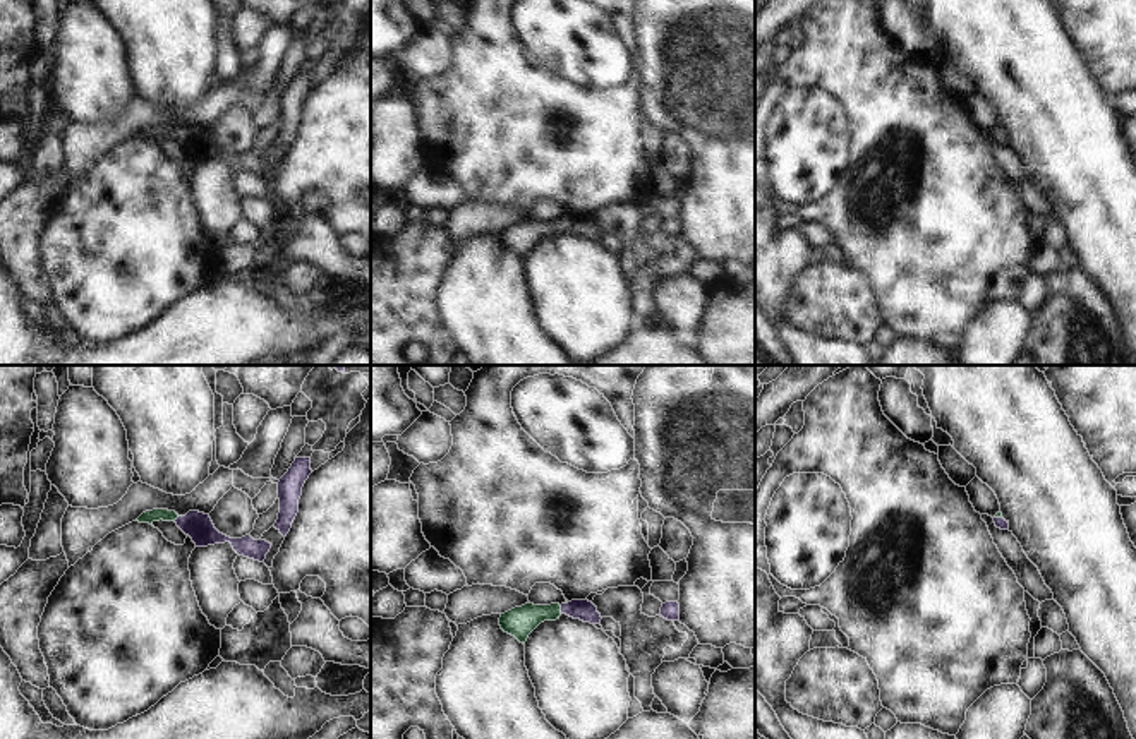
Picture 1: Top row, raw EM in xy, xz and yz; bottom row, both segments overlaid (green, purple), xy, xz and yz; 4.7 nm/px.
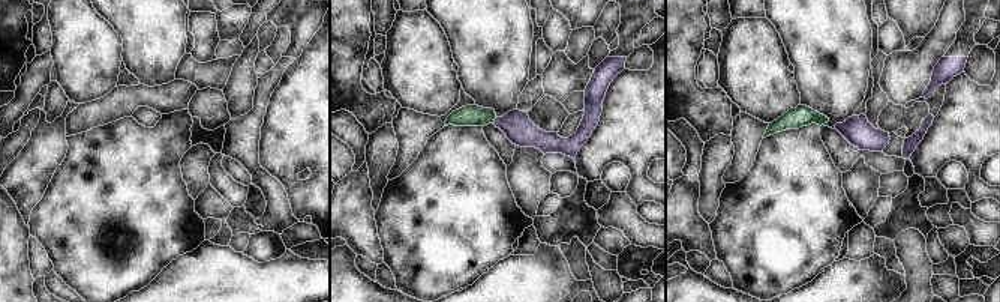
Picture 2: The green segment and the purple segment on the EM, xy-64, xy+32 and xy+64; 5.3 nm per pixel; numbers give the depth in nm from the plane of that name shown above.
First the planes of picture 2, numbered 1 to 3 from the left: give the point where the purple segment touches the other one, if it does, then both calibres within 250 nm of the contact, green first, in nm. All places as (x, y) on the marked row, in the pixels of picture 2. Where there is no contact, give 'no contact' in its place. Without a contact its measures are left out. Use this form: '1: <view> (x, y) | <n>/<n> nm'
1: no contact
2: xy+32 (494, 120) | 110/160 nm
3: no contact

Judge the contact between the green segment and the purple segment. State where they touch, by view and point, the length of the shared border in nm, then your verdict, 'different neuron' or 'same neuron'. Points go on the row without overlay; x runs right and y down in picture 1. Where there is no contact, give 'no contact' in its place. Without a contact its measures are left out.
xz (560, 225) | 40 nm | same neuron

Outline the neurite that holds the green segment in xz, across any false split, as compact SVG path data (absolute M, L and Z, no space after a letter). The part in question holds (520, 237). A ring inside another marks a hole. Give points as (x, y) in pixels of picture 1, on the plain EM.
M571 216L568 219L551 219L551 221L534 221L525 219L515 223L499 233L499 242L505 249L515 252L520 259L525 261L529 250L544 237L556 237L561 230L566 230L573 235L583 238L599 240L601 230L597 223L589 216Z

